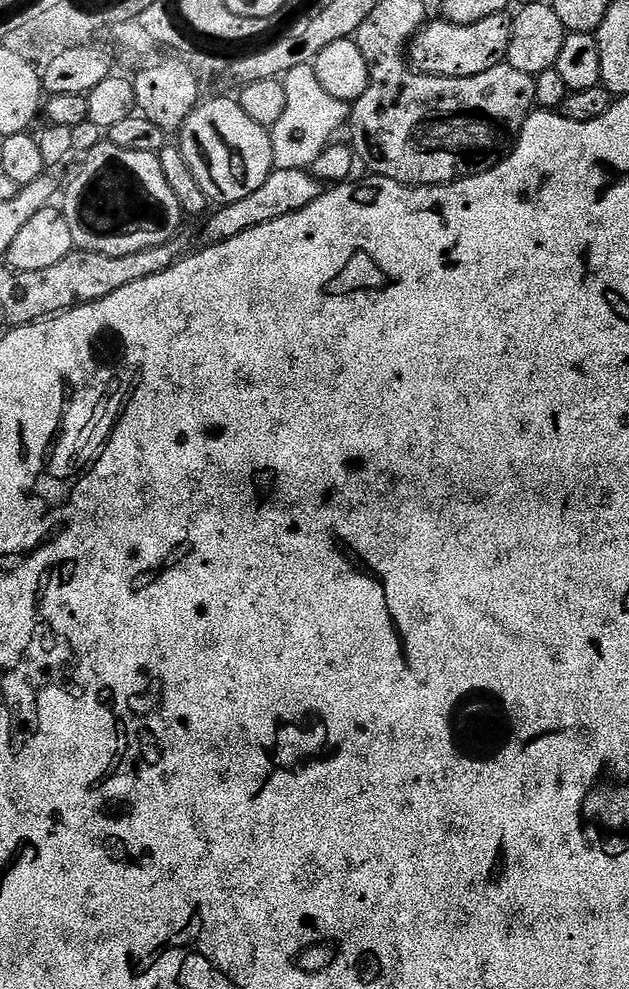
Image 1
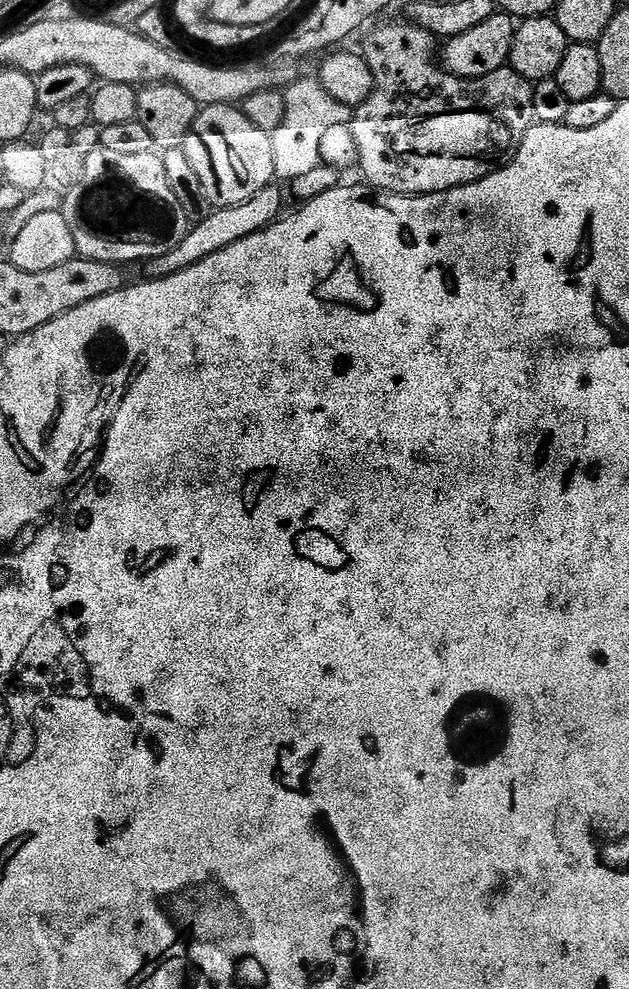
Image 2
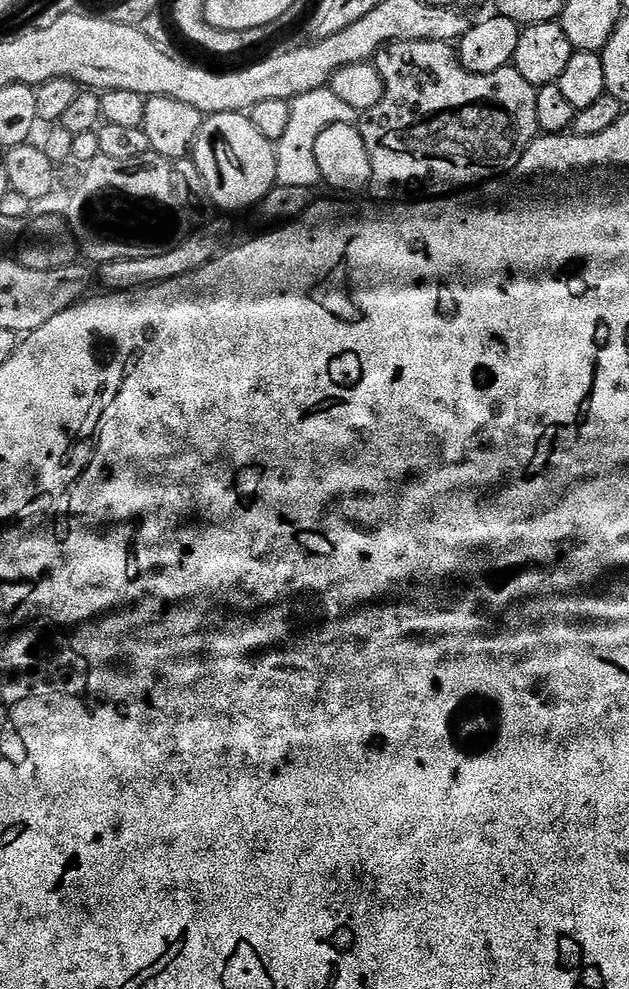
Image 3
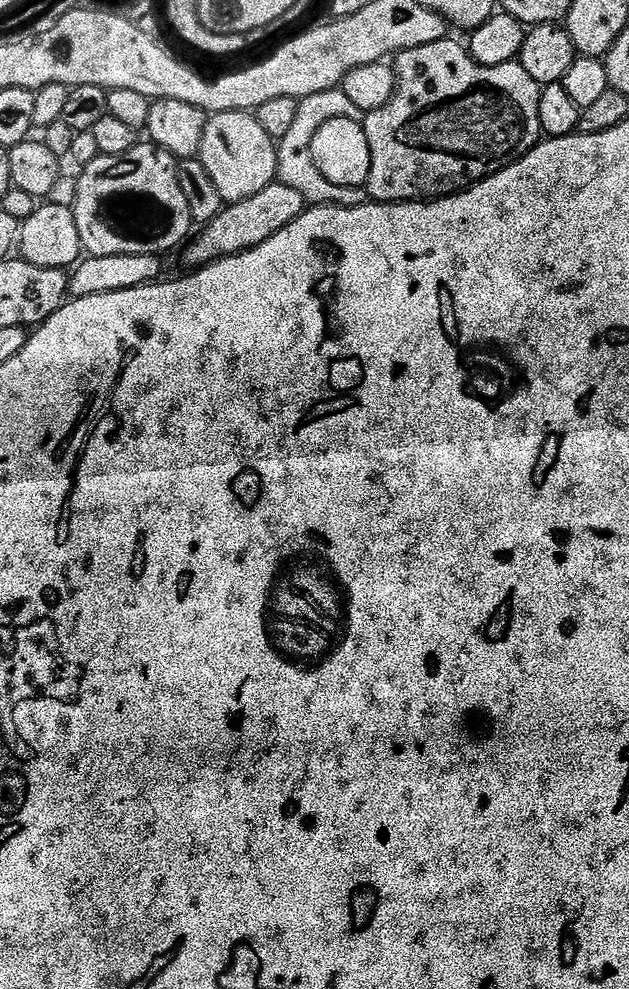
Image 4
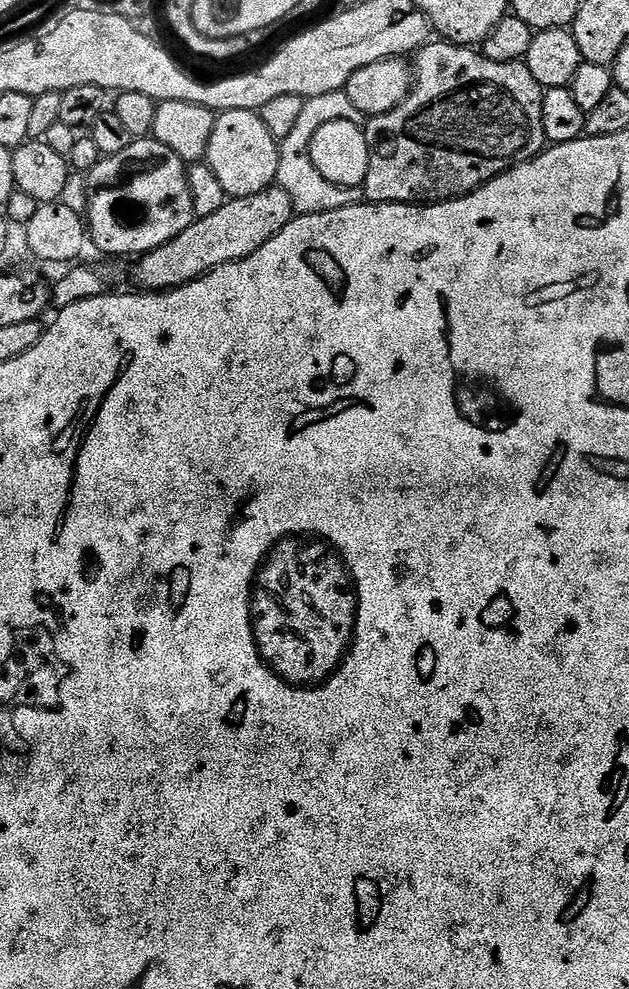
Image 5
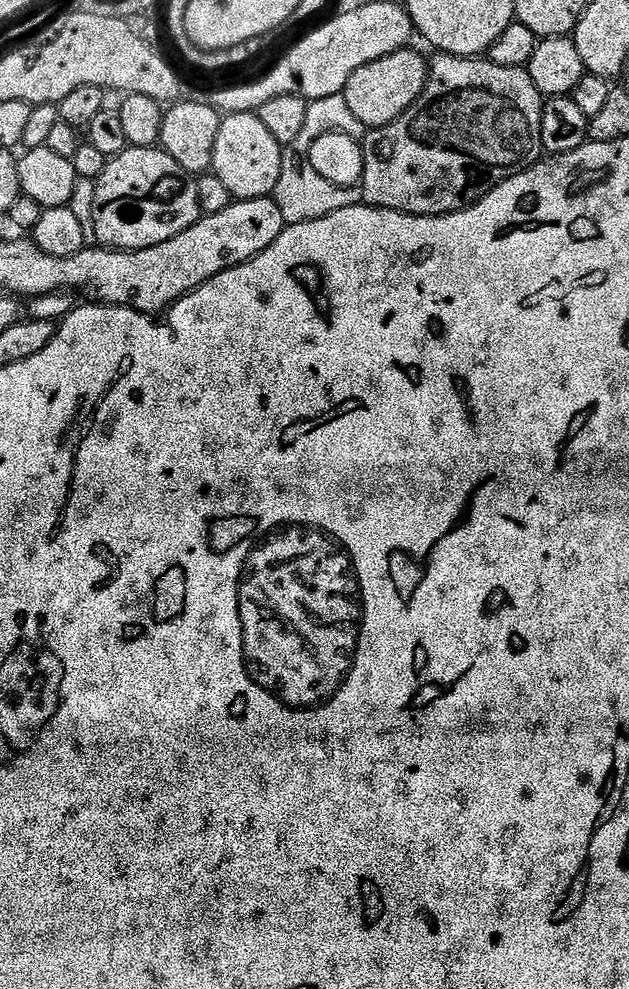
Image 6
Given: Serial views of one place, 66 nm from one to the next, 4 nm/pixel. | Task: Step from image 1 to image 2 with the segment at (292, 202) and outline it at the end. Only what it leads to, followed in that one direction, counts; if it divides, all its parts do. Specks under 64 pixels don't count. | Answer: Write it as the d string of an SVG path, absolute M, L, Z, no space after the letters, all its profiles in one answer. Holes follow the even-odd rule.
M269 186L262 189L258 194L254 194L254 198L250 198L250 202L242 202L238 206L226 206L209 211L209 216L202 217L197 224L195 221L189 227L186 238L182 238L182 242L174 250L170 250L170 254L162 254L158 258L147 261L147 275L152 278L159 278L178 274L182 270L202 262L210 254L218 254L218 250L226 250L226 246L234 246L234 242L268 227L285 211L283 208L283 194L276 189L276 186Z

